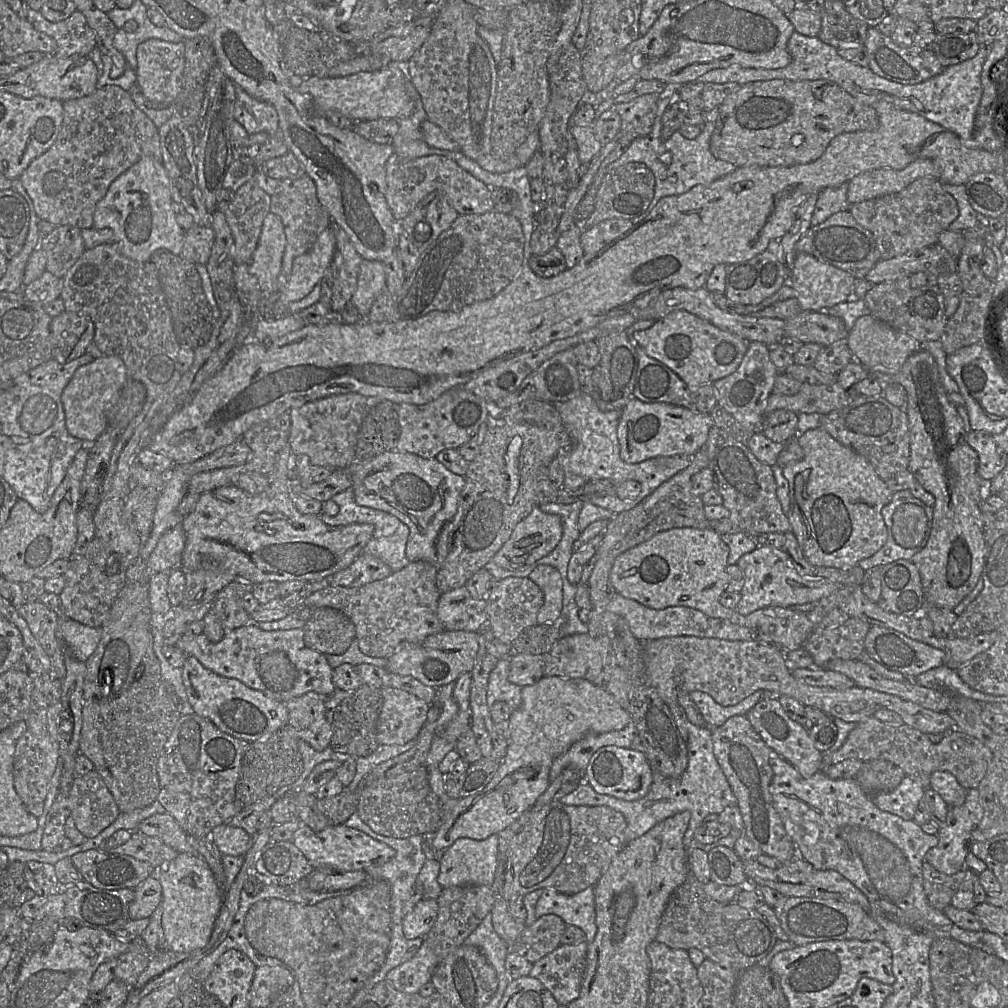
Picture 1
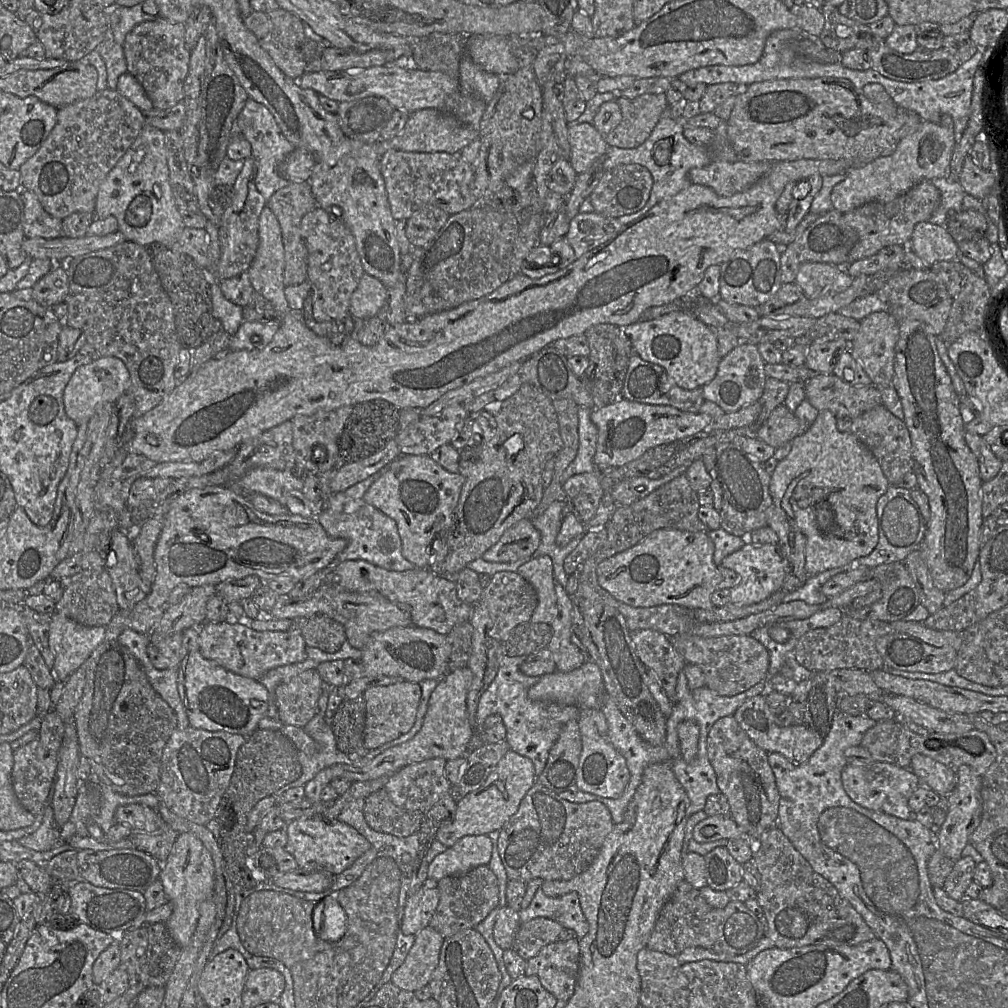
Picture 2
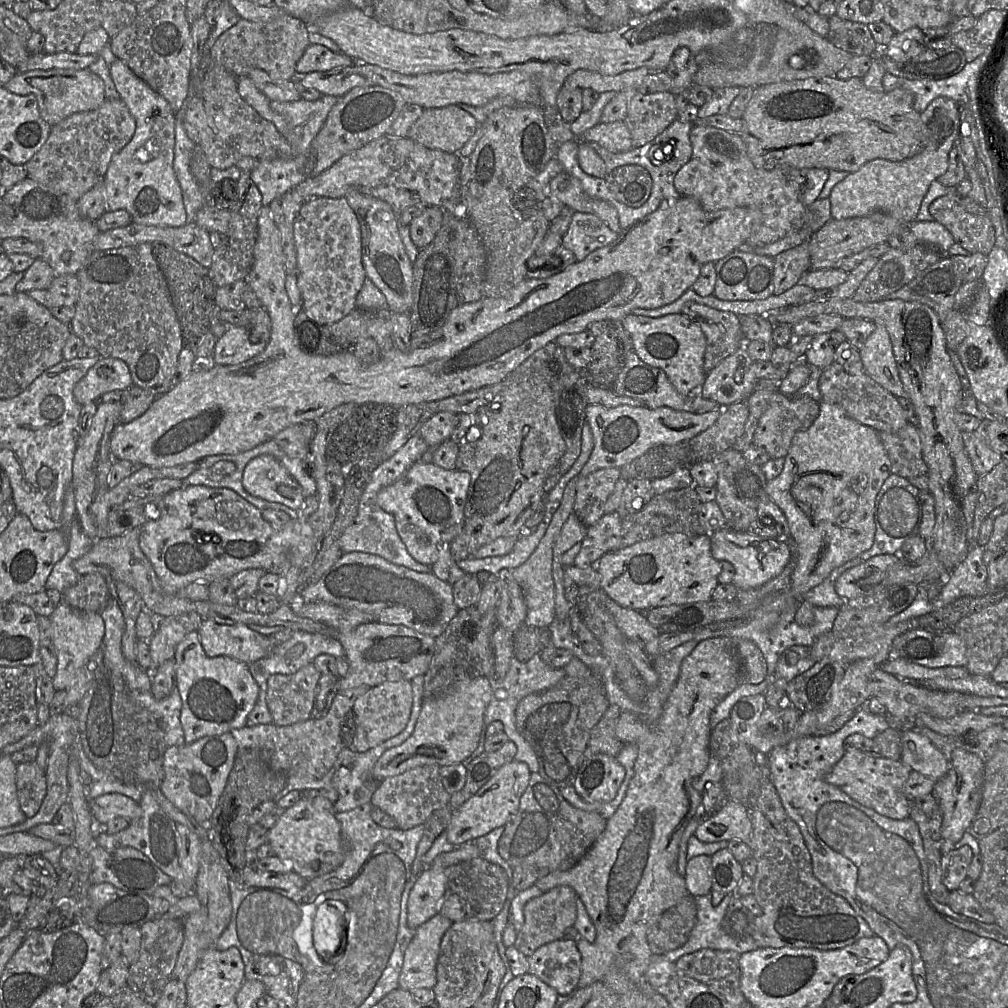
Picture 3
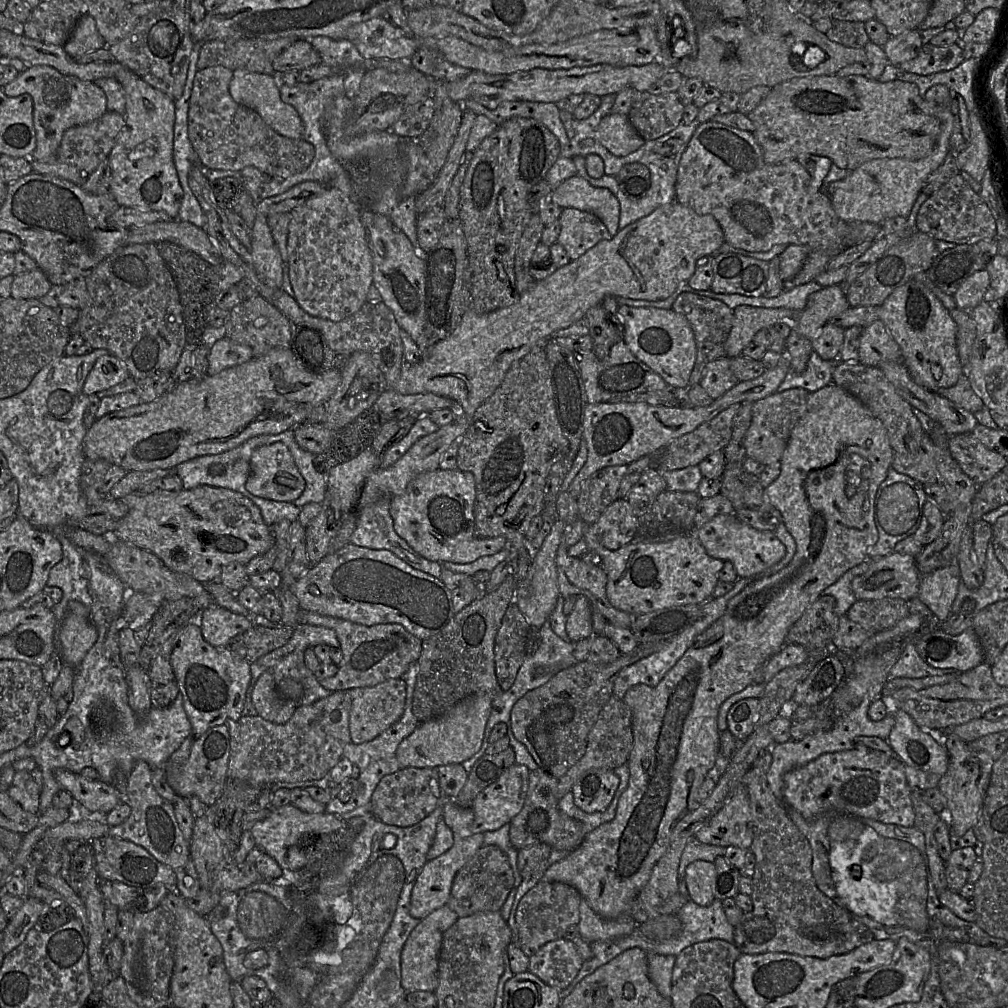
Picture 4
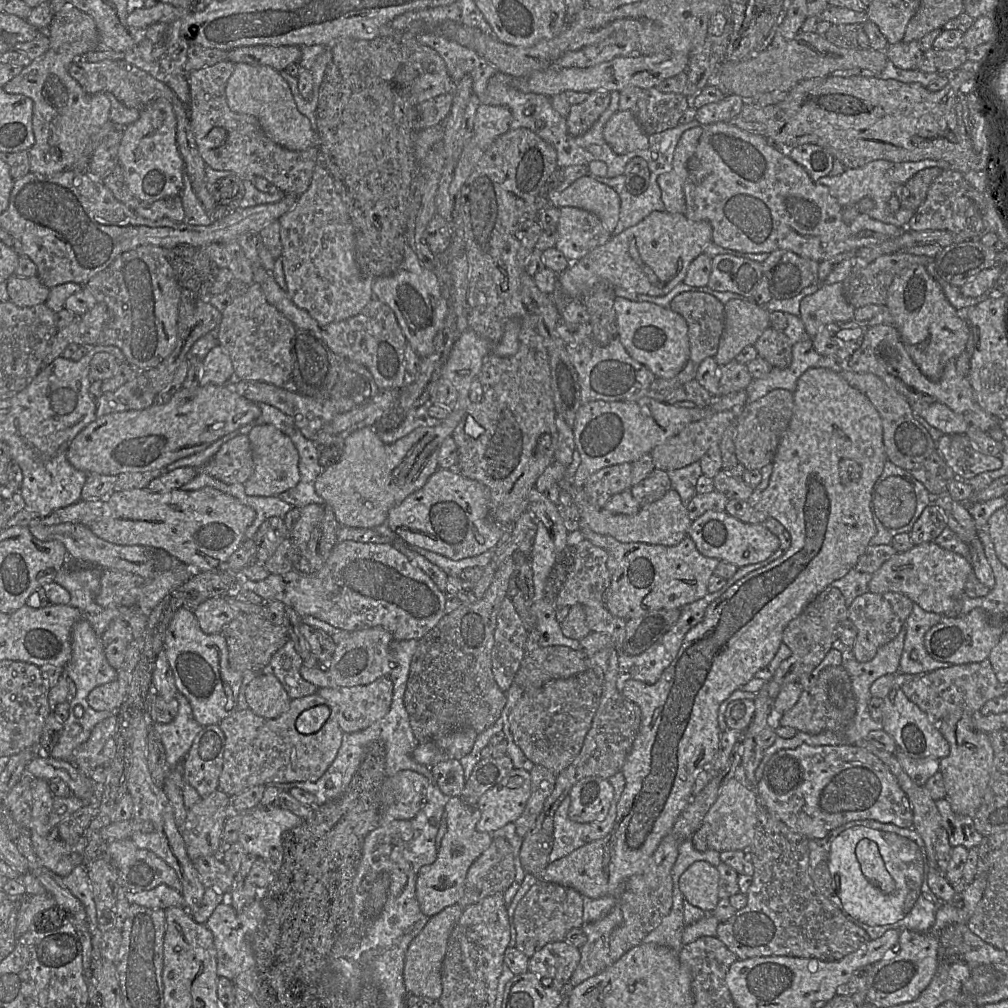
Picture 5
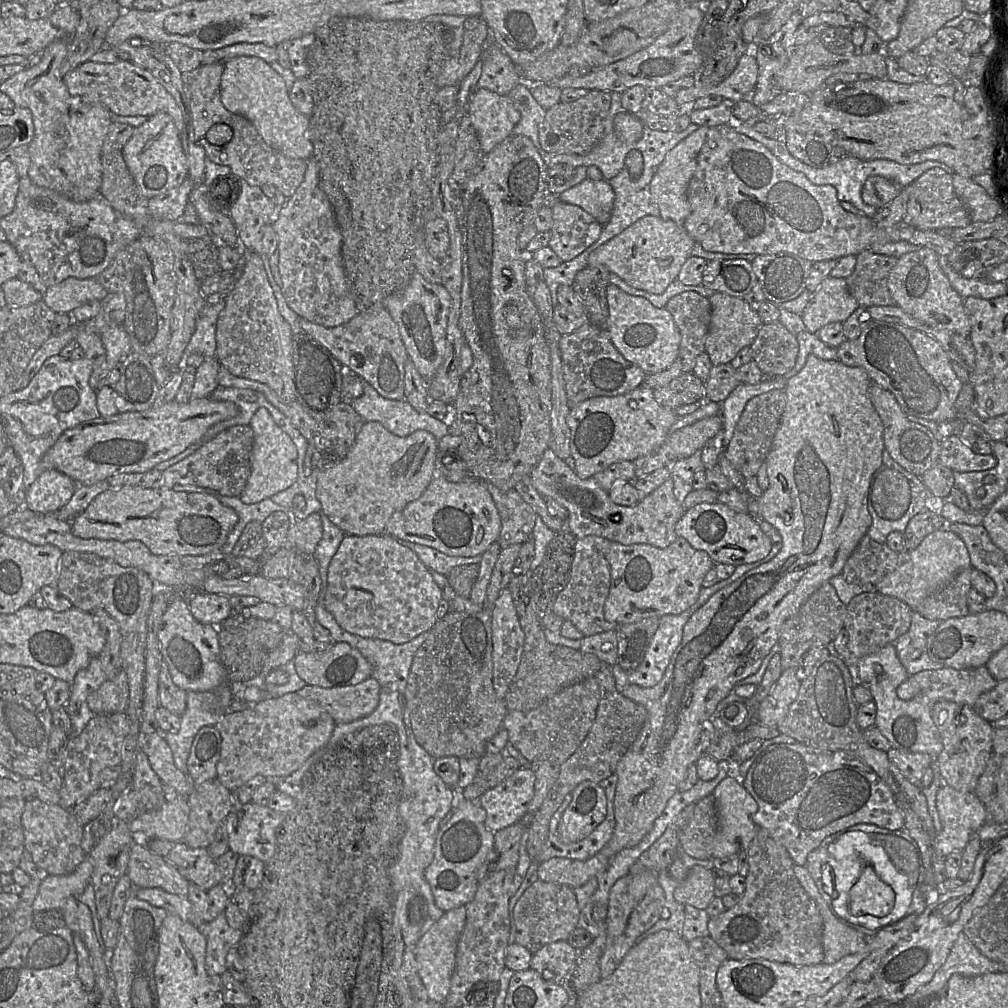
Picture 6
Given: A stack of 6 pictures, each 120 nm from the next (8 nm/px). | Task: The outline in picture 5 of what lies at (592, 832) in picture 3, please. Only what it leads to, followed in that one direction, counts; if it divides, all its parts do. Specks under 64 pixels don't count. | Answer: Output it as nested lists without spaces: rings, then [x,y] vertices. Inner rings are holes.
[[[535,765],[531,774],[531,796],[521,816],[514,822],[516,833],[523,839],[534,828],[536,820],[543,810],[546,799],[553,792],[557,774],[548,768]]]

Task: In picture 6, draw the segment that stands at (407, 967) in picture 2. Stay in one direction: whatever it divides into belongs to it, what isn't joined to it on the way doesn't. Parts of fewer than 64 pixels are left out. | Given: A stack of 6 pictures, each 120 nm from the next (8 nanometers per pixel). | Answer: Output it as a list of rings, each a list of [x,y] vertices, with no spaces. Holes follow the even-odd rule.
[[[461,906],[445,912],[419,940],[415,956],[418,972],[429,1000],[444,1003],[449,995],[455,969],[456,948],[466,923],[466,907]]]

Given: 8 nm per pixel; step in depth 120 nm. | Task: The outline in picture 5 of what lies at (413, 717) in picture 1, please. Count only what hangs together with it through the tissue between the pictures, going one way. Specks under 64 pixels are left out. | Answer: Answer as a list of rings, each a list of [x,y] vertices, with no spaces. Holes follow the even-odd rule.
[[[382,676],[367,685],[318,688],[316,693],[338,707],[337,720],[344,733],[366,729],[390,710],[393,682]]]

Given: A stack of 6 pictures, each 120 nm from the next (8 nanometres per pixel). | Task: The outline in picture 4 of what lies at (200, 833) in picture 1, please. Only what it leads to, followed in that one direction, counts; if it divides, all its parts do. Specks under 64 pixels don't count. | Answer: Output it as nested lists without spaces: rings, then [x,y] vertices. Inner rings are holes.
[[[226,724],[214,726],[202,734],[192,745],[189,758],[173,774],[170,767],[165,767],[167,781],[180,797],[188,799],[196,796],[208,807],[215,805],[228,780],[227,770],[230,757],[230,735]]]

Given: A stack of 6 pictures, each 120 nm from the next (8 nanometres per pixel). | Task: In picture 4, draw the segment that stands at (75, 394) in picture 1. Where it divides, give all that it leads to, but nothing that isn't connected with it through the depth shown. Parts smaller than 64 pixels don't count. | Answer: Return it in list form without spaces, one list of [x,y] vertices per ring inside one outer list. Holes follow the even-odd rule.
[[[114,355],[99,357],[83,385],[85,395],[106,390],[130,376],[125,364]]]

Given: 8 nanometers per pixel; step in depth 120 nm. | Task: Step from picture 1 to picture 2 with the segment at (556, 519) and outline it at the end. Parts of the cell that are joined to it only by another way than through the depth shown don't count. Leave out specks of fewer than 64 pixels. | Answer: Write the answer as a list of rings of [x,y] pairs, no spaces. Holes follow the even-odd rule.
[[[524,518],[507,529],[499,541],[481,558],[488,562],[514,562],[532,555],[541,542],[531,518]]]

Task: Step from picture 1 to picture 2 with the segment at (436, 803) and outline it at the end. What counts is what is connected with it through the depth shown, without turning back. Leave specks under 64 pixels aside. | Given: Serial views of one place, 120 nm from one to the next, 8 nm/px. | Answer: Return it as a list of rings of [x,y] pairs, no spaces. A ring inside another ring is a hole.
[[[382,788],[365,799],[364,817],[377,832],[407,837],[419,832],[425,813],[399,808]]]

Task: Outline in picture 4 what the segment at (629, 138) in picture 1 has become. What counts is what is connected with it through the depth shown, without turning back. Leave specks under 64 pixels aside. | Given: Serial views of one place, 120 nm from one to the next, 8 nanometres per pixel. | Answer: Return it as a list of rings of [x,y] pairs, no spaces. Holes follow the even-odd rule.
[[[636,91],[627,116],[645,141],[654,140],[671,132],[682,122],[684,106],[677,91],[657,95]]]

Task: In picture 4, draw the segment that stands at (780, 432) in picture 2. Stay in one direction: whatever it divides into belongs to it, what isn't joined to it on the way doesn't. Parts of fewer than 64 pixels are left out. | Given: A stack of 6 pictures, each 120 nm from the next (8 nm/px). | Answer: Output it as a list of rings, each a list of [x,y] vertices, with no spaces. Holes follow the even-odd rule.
[[[792,388],[753,403],[751,424],[744,437],[747,457],[764,465],[780,461],[793,428],[806,413],[809,393],[803,388]]]

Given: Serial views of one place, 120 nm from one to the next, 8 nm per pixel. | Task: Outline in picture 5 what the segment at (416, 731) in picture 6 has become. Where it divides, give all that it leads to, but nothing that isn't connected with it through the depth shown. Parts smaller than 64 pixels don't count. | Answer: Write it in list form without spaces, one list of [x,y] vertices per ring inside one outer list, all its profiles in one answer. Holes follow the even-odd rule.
[[[514,557],[505,560],[498,566],[490,587],[481,599],[471,604],[461,604],[419,639],[404,694],[410,725],[419,742],[436,740],[467,728],[480,734],[500,717],[507,696],[493,675],[492,649],[497,616],[507,596],[515,567]]]

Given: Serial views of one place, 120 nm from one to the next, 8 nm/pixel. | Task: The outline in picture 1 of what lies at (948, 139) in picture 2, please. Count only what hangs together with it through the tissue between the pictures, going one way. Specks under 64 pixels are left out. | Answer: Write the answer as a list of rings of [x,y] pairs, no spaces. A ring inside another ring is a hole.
[[[917,159],[902,170],[882,168],[863,172],[848,182],[850,205],[898,193],[919,178],[940,178],[939,167],[931,159]]]

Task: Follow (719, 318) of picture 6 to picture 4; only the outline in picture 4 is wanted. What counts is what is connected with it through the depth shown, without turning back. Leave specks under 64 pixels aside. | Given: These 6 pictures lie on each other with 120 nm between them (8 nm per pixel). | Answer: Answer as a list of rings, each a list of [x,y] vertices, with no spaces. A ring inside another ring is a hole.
[[[739,305],[733,309],[733,324],[725,343],[726,357],[735,358],[741,355],[743,349],[753,341],[755,334],[763,328],[776,323],[796,321],[802,311],[788,308],[764,308]]]

